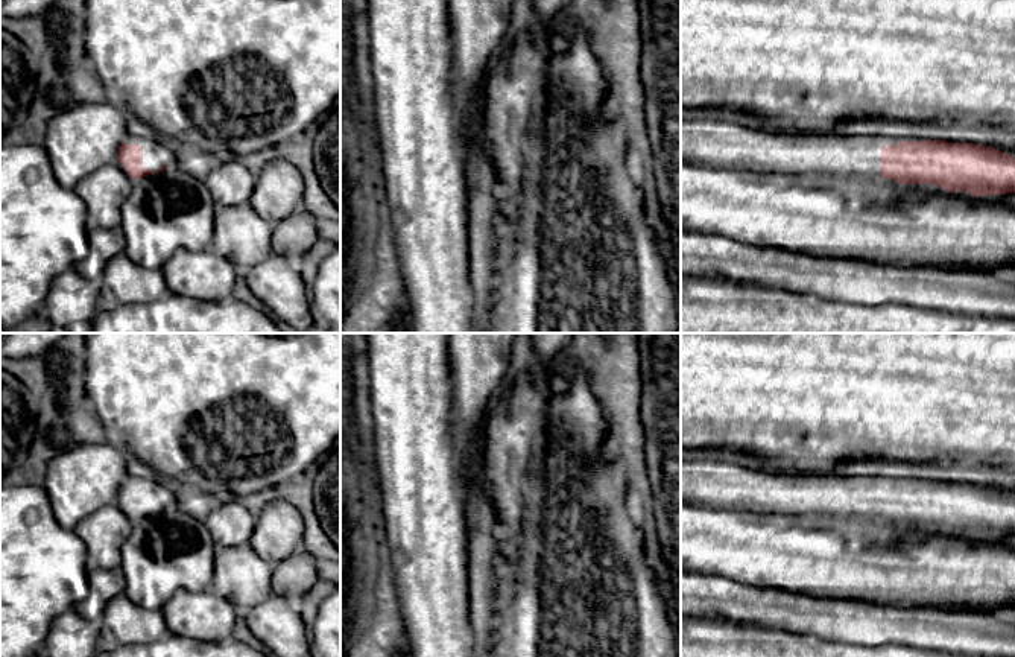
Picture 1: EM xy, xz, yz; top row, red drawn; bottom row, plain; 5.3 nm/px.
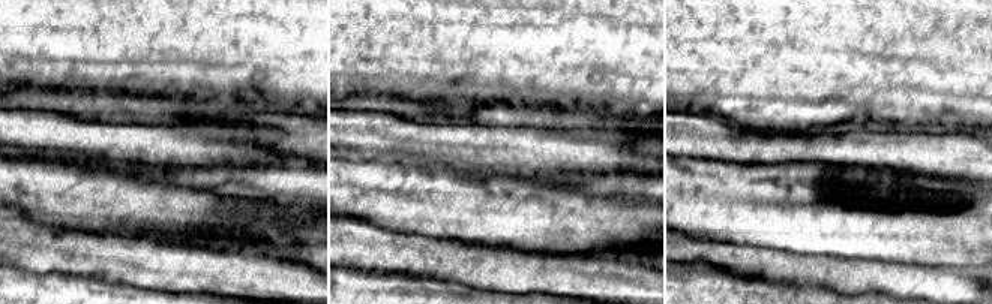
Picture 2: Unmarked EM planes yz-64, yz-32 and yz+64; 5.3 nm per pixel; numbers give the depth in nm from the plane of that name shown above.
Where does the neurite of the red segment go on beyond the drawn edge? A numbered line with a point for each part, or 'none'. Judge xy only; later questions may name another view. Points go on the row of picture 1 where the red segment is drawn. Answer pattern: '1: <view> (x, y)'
1: xy (155, 154)

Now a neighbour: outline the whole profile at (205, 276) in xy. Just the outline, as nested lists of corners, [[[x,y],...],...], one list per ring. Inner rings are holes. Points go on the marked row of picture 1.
[[[179,248],[163,265],[169,292],[204,301],[231,298],[240,271],[213,249]]]

